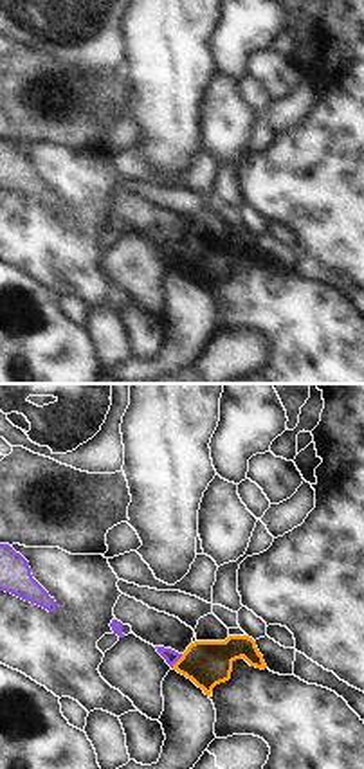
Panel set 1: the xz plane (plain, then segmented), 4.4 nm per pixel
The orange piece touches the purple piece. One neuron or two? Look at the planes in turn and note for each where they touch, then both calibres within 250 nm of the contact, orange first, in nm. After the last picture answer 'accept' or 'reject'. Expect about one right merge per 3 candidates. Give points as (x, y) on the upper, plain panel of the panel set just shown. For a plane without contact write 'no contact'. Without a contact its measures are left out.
(177, 258) | 200/60 nm

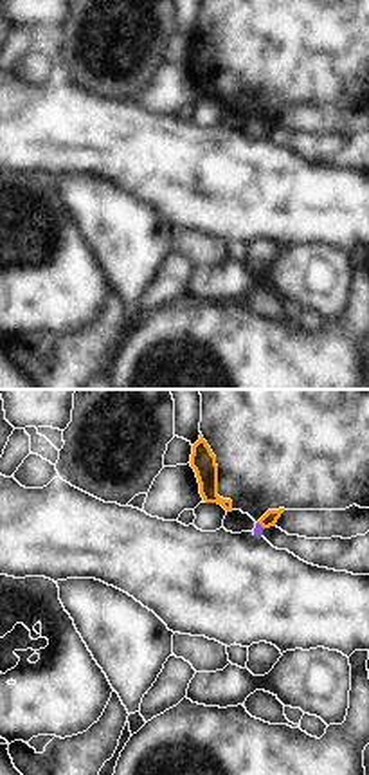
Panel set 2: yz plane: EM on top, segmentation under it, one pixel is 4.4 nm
(260, 119) | 70/50 nm

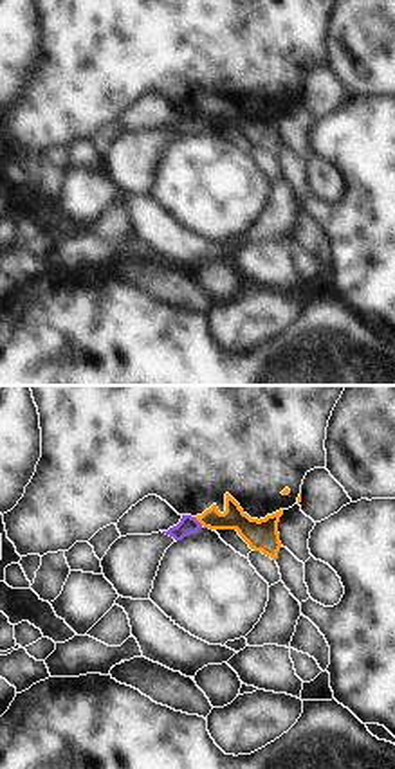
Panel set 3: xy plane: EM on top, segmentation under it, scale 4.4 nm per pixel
(199, 117) | 110/90 nm

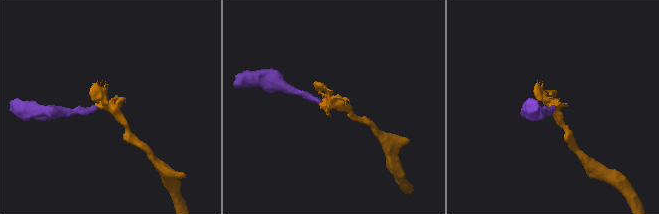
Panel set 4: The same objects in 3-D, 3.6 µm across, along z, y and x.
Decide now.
reject

